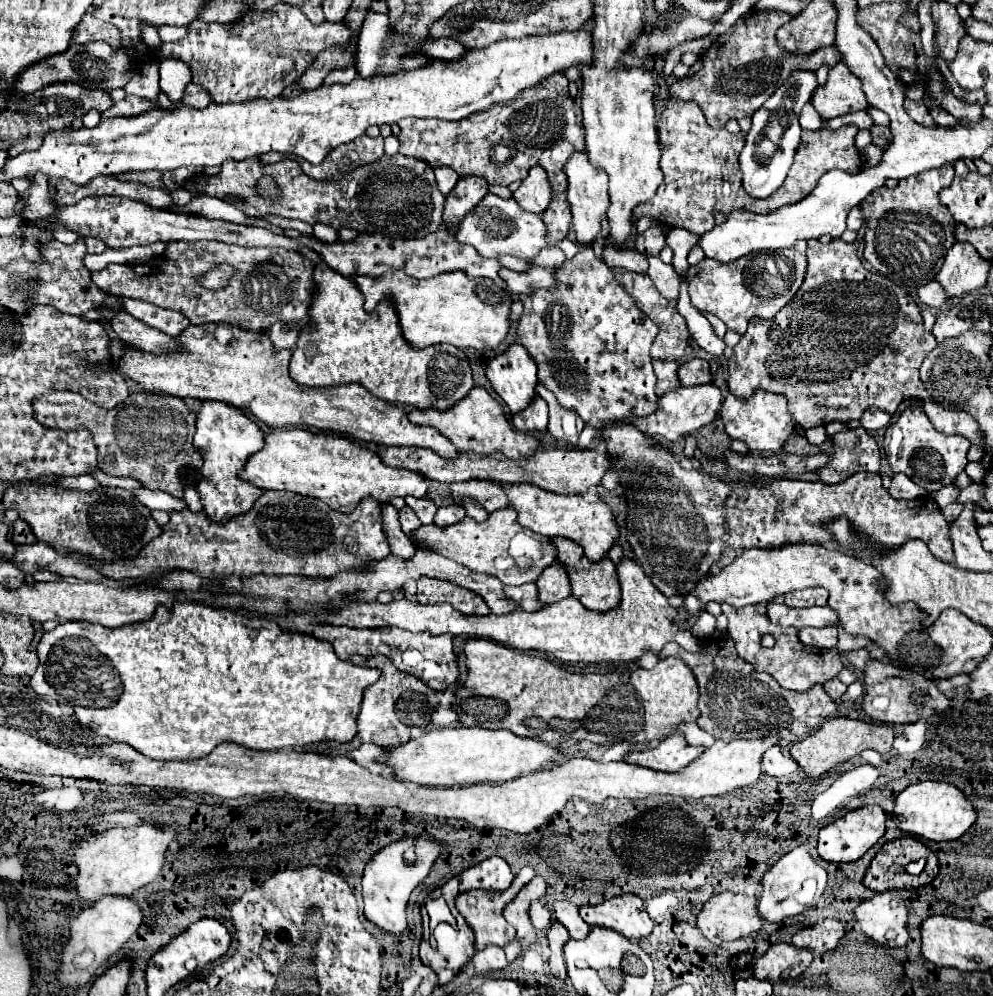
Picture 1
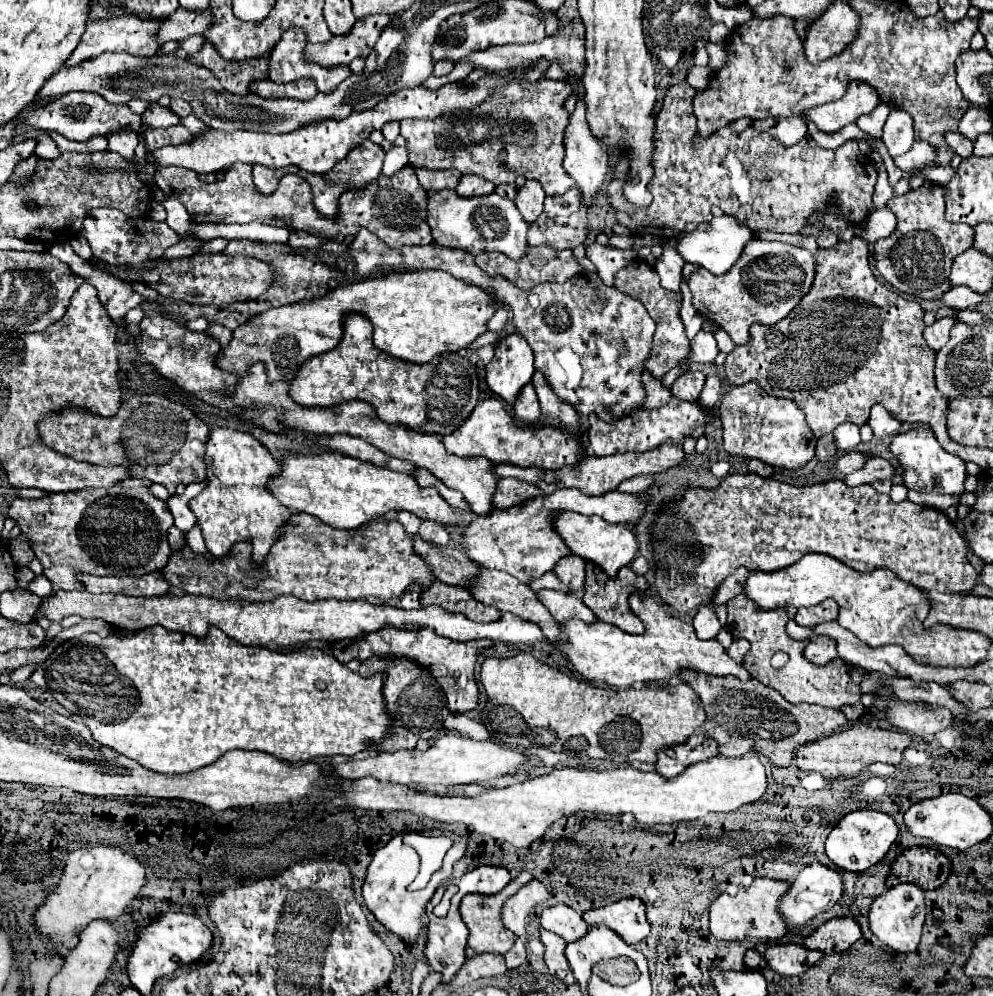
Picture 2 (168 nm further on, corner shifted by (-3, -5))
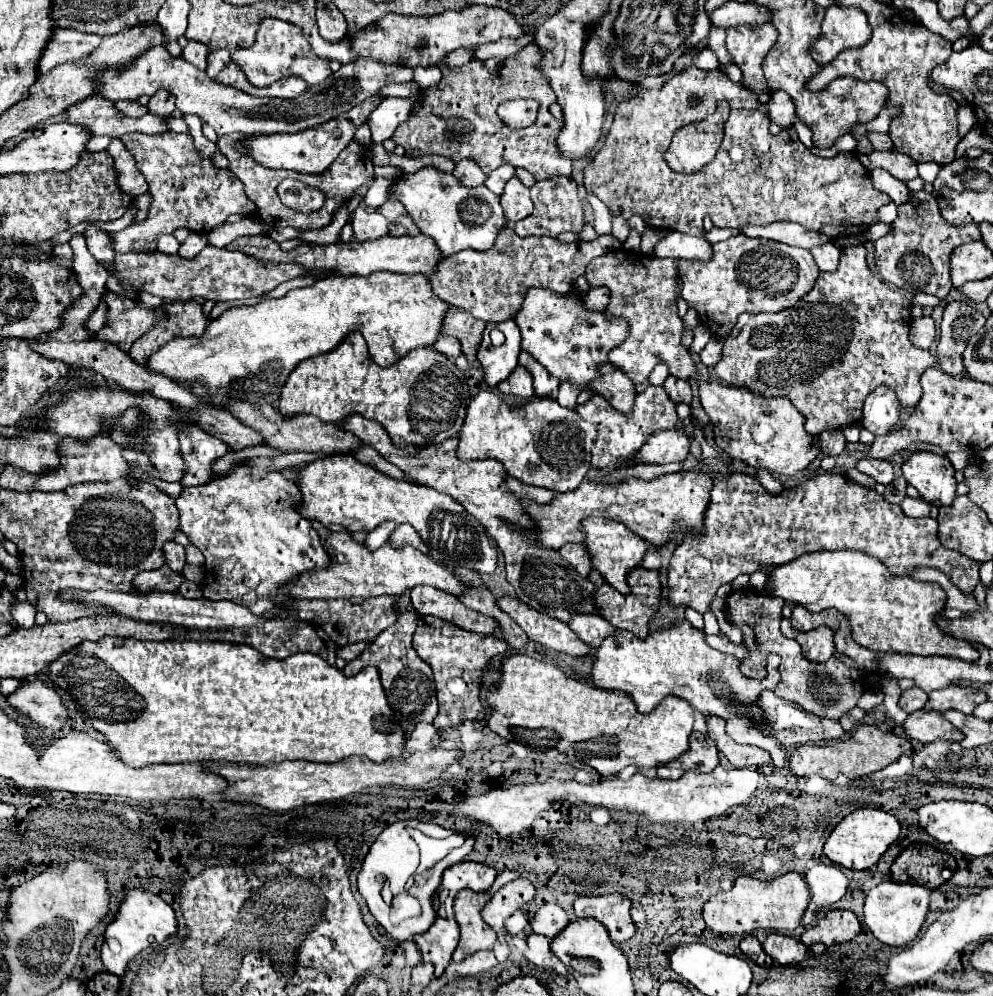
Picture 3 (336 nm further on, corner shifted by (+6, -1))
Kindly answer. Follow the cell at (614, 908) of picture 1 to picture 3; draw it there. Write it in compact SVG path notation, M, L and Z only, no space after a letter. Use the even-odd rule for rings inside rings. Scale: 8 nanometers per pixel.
M621 894L607 896L581 896L575 900L575 914L579 918L595 918L607 930L615 944L629 940L635 934L635 924L631 920L631 900Z

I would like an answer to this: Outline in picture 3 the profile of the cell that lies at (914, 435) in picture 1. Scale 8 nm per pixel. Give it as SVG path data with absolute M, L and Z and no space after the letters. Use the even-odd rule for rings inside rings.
M913 452L901 466L907 484L915 486L919 494L935 504L949 506L955 498L955 468L945 456L933 452Z

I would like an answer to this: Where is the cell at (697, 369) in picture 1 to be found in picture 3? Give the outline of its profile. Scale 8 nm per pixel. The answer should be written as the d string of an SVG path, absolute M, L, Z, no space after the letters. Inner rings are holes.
M669 376L669 378L665 380L663 388L665 388L665 392L669 394L669 398L671 398L673 402L685 402L685 404L689 404L691 398L693 398L693 392L691 392L691 384L689 384L689 380Z

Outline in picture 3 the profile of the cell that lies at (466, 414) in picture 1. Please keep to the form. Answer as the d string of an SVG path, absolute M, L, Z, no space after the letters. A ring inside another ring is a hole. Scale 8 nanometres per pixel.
M485 390L485 392L479 392L467 406L467 416L457 444L457 458L463 462L493 458L503 464L509 476L525 484L545 486L553 492L571 492L583 482L587 470L591 468L589 450L591 450L593 438L595 438L595 426L579 418L575 410L559 406L557 400L535 398L525 406L509 406L497 394L493 394L491 390Z

